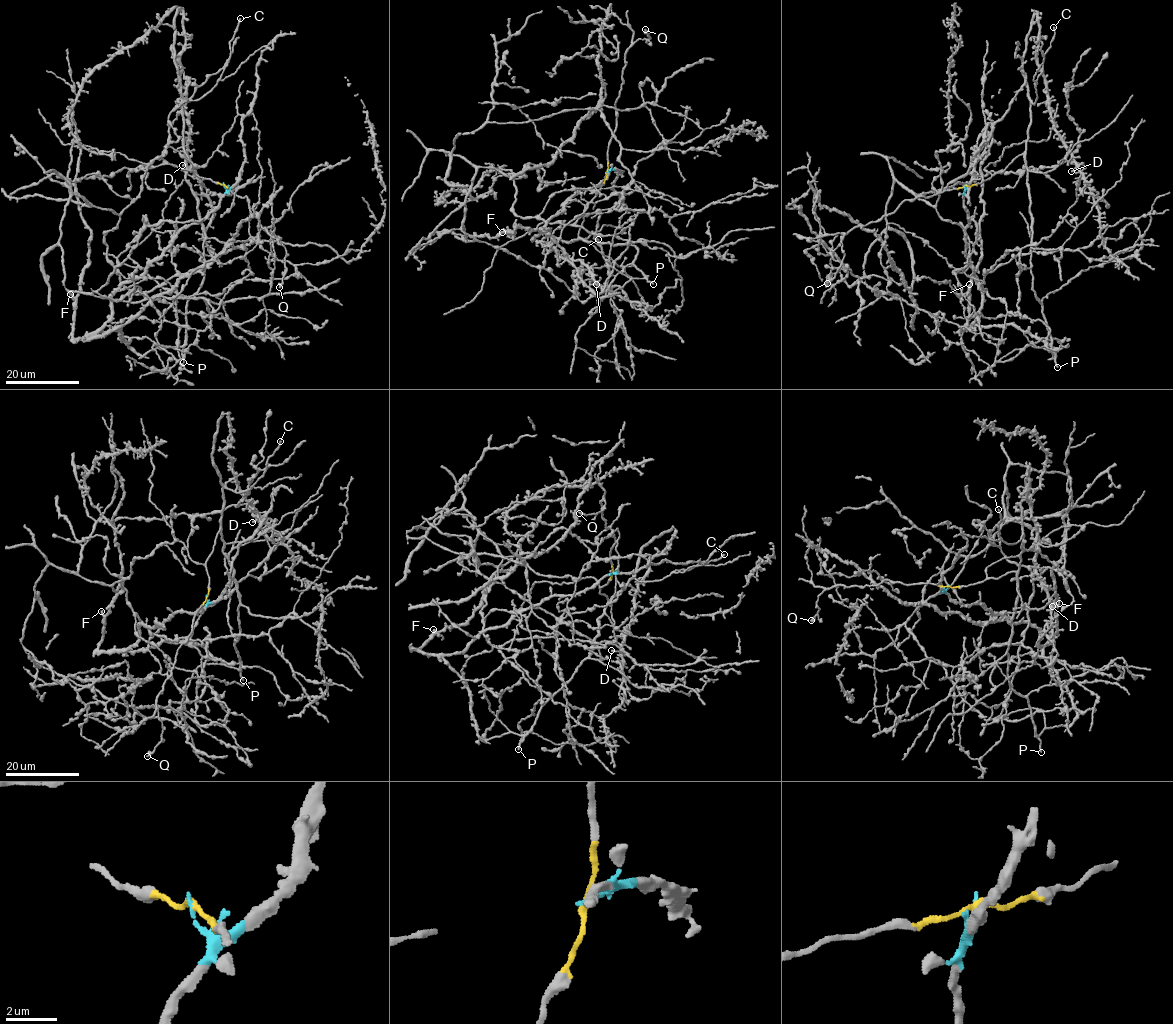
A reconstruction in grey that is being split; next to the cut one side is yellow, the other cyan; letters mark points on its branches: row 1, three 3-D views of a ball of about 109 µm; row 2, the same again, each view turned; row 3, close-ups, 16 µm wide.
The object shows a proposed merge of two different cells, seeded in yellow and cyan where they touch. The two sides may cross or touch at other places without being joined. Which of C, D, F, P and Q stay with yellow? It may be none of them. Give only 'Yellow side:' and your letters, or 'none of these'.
Yellow side: C, D, P, Q

